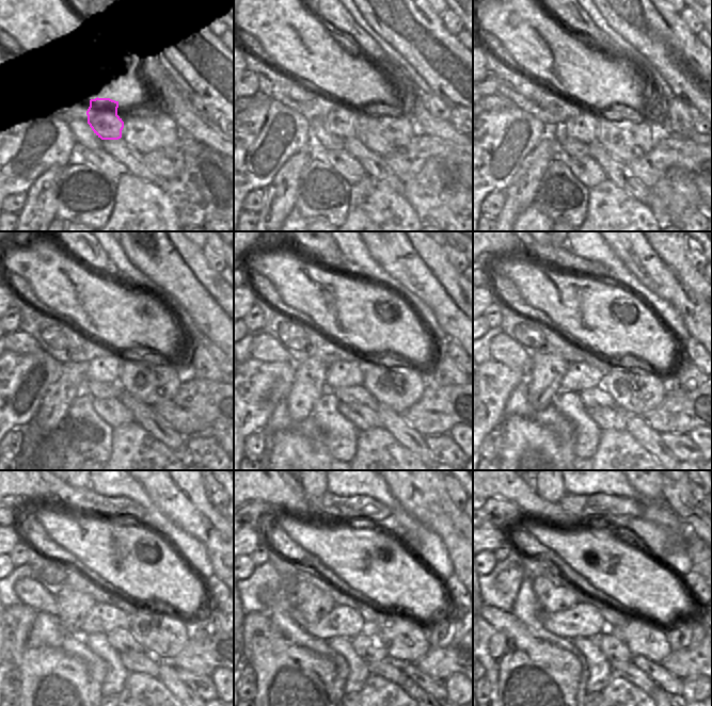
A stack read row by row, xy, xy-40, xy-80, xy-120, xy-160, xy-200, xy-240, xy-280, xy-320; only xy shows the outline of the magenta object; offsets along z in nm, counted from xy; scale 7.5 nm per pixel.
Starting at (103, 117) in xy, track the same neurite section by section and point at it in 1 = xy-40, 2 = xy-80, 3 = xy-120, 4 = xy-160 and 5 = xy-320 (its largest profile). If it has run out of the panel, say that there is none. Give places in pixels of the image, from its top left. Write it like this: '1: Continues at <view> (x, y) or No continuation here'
1: Continues at xy-40 (343, 121)
2: Continues at xy-80 (583, 127)
3: Continues at xy-120 (106, 369)
4: Continues at xy-160 (339, 373)
5: Continues at xy-320 (583, 620)

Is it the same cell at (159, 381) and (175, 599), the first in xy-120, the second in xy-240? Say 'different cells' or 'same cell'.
different cells

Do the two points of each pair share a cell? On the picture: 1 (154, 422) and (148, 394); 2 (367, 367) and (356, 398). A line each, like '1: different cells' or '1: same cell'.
1: different cells
2: different cells

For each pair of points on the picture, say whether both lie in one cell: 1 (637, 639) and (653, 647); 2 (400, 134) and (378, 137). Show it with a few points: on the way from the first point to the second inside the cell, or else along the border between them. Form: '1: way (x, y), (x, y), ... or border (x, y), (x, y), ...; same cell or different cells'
1: way (642, 639), (649, 643); same cell
2: way (395, 134), (383, 134); same cell

